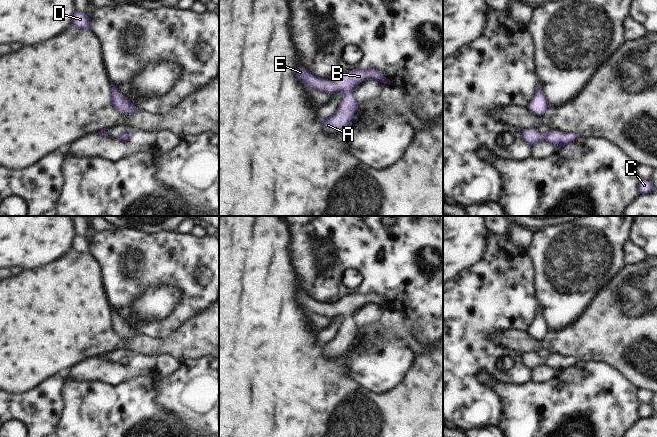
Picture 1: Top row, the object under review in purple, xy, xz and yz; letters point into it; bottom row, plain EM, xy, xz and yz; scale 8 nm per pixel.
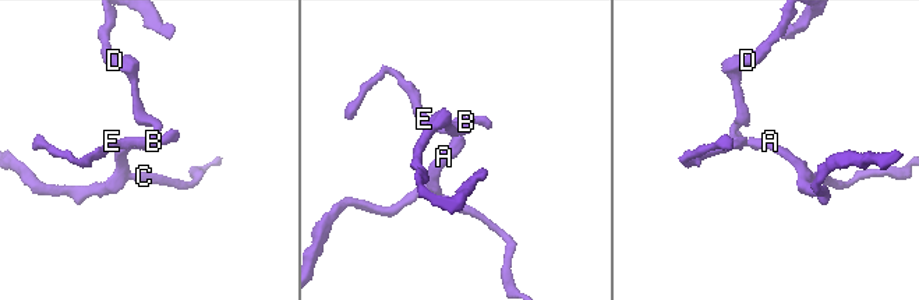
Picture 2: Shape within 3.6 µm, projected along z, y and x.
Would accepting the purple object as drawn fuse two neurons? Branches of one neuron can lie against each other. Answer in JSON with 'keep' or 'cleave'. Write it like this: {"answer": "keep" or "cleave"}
{"answer": "keep"}

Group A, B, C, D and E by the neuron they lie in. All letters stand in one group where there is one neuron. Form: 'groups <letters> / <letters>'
groups A B C D E

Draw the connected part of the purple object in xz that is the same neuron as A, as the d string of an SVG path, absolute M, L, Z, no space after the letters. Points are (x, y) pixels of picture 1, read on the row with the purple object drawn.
M303 67L296 69L296 78L306 87L320 92L333 94L343 92L343 97L338 108L329 118L324 120L323 126L326 131L334 131L347 126L354 117L359 103L353 96L355 87L365 80L378 80L384 84L391 84L391 81L377 69L347 70L336 78L320 78L314 76Z

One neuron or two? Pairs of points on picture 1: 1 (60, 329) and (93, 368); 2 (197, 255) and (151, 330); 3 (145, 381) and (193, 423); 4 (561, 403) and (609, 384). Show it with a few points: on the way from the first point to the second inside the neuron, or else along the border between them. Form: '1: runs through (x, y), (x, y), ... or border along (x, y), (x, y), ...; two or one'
1: border along (96, 357), (84, 359), (65, 372); two
2: runs through (191, 277), (189, 304), (173, 320); one
3: border along (155, 375), (156, 403), (167, 411); two
4: runs through (573, 403), (589, 403), (597, 395); one

